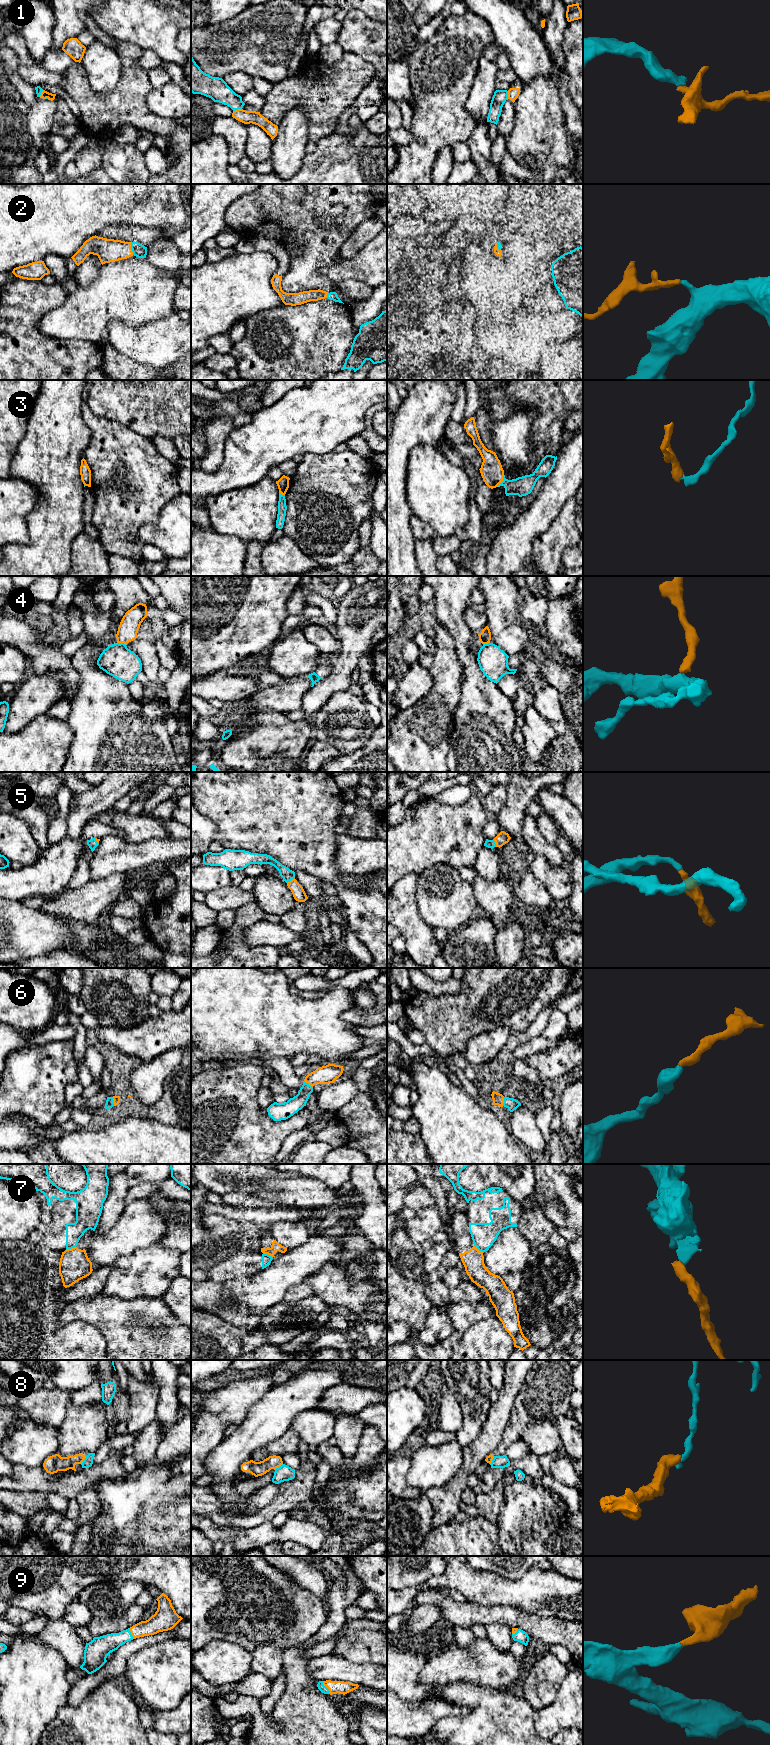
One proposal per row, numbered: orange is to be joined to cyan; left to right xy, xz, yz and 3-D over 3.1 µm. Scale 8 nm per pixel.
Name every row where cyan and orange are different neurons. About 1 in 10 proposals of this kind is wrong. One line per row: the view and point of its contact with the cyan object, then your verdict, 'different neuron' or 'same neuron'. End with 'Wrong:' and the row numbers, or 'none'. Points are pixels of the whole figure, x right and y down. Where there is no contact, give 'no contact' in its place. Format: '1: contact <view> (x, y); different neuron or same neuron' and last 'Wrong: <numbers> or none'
1: contact xz (237, 109); different neuron
2: contact xy (131, 248); same neuron
3: contact yz (502, 481); same neuron
4: contact xy (121, 643); different neuron
5: contact xz (290, 880); same neuron
6: contact xy (112, 1101); same neuron
7: contact yz (479, 1250); different neuron
8: contact xy (84, 1460); different neuron
9: contact xz (326, 1687); same neuron
Wrong: 1, 4, 7, 8

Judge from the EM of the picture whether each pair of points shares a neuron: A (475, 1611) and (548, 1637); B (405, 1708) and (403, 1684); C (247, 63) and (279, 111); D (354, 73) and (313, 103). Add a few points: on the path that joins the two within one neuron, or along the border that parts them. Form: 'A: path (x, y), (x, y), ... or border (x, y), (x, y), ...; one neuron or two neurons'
A: path (493, 1615), (507, 1615), (530, 1623); one neuron
B: border (397, 1695), (409, 1701), (427, 1697); two neurons
C: border (288, 76), (273, 84); two neurons
D: path (344, 80), (323, 93); one neuron

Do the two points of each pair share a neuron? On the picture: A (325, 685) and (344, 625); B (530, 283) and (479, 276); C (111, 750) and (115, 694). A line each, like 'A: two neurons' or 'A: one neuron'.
A: one neuron
B: two neurons
C: one neuron

